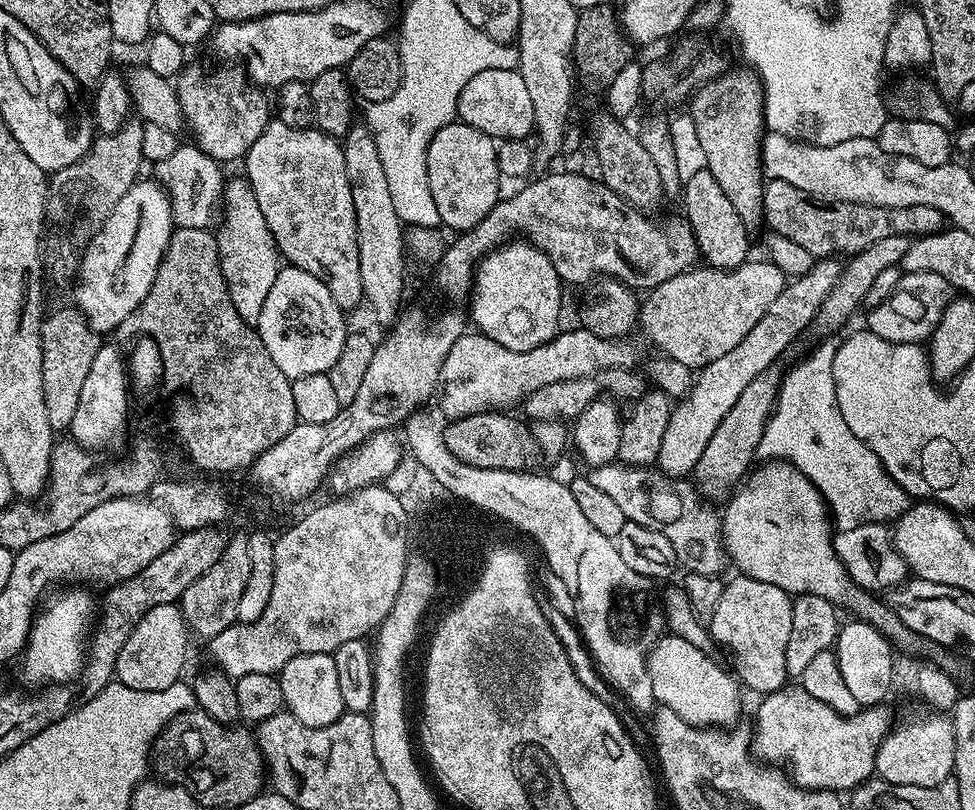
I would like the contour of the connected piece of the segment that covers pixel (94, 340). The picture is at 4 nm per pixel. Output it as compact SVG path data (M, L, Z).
M69 306L57 312L49 311L40 321L42 346L42 394L46 398L46 418L50 418L53 433L71 429L78 410L78 397L86 374L94 362L94 354L102 346L101 337L88 325L79 308Z

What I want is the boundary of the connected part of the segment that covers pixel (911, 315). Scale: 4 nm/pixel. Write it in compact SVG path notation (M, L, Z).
M904 272L890 298L886 298L867 313L869 315L867 331L873 336L895 344L920 344L931 337L946 306L953 299L954 289L950 282L946 282L946 278L940 277L939 274Z

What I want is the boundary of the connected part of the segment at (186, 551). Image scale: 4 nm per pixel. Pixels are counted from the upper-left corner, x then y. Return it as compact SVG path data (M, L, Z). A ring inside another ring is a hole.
M216 526L185 531L177 537L170 550L162 550L162 554L158 554L158 558L154 558L146 570L138 570L134 578L113 584L107 589L109 592L104 598L104 604L102 600L98 612L98 627L91 633L86 648L86 663L82 673L85 697L96 696L106 685L113 683L118 654L140 619L154 610L154 606L179 602L186 590L201 579L210 566L218 562L230 537L228 532L220 531L224 530Z

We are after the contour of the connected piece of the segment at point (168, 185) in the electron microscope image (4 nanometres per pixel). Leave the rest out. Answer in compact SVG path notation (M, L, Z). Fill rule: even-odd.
M181 143L162 162L154 165L155 179L163 188L172 204L172 218L176 228L207 228L213 227L222 204L226 175L221 165L214 158L205 154L199 146L193 143ZM212 219L213 224L212 224Z

